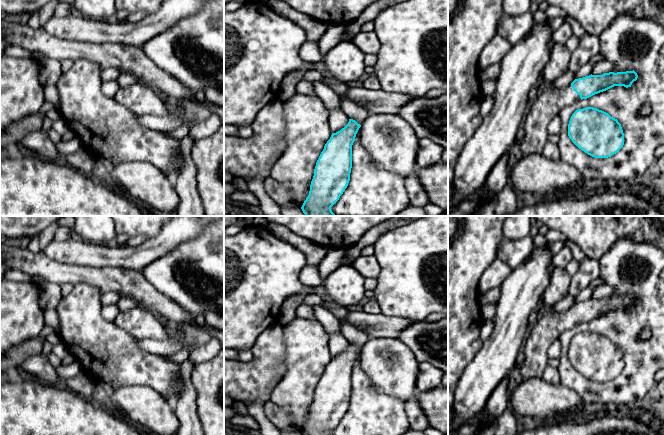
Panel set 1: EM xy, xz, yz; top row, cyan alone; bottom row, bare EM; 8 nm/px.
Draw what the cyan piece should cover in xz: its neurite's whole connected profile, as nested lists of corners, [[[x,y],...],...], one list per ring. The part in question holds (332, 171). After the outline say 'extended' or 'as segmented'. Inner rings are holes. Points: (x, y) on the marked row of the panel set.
[[[355,120],[332,133],[314,169],[309,195],[301,209],[305,216],[335,216],[331,207],[339,200],[350,181],[352,145],[361,127]]]; as segmented

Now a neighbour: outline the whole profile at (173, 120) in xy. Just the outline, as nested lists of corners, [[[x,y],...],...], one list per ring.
[[[178,107],[175,112],[169,108],[167,116],[140,115],[138,120],[144,128],[163,132],[174,130],[185,123],[181,107]]]

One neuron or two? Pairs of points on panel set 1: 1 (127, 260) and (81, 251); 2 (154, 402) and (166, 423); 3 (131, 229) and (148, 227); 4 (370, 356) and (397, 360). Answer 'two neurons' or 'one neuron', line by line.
1: one neuron
2: one neuron
3: one neuron
4: one neuron

